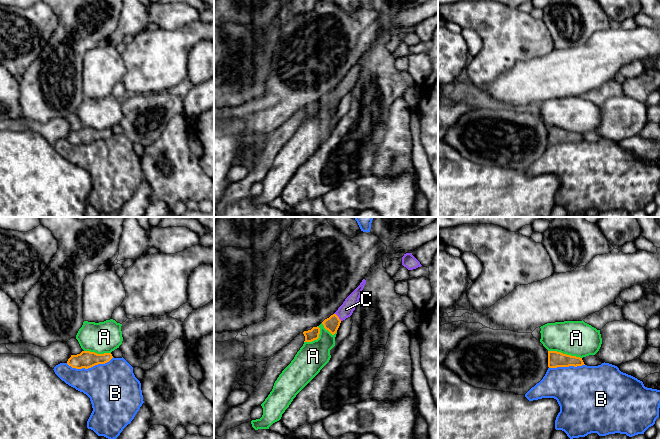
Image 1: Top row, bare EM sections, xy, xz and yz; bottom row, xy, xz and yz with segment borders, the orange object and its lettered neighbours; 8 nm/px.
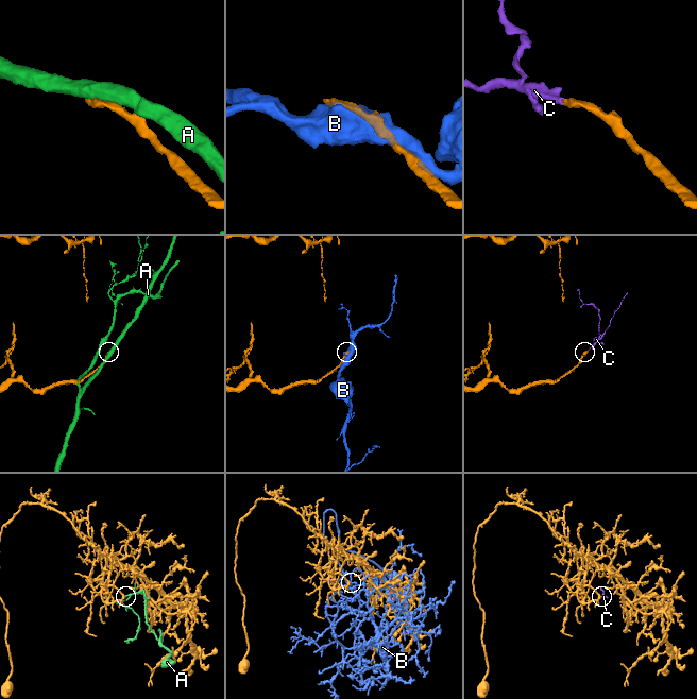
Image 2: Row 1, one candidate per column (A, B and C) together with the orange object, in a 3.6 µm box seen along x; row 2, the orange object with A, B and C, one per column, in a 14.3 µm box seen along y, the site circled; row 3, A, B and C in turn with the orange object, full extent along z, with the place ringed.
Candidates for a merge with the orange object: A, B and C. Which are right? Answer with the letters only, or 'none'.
C

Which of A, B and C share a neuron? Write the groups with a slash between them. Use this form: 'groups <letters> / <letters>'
groups A / B / C

